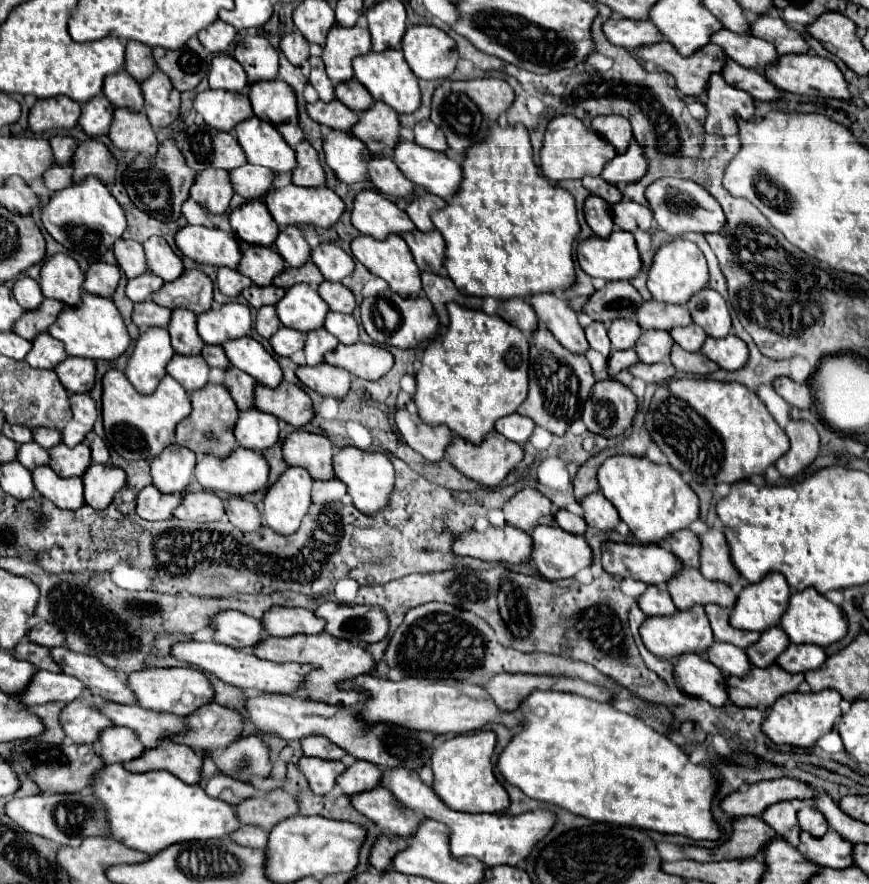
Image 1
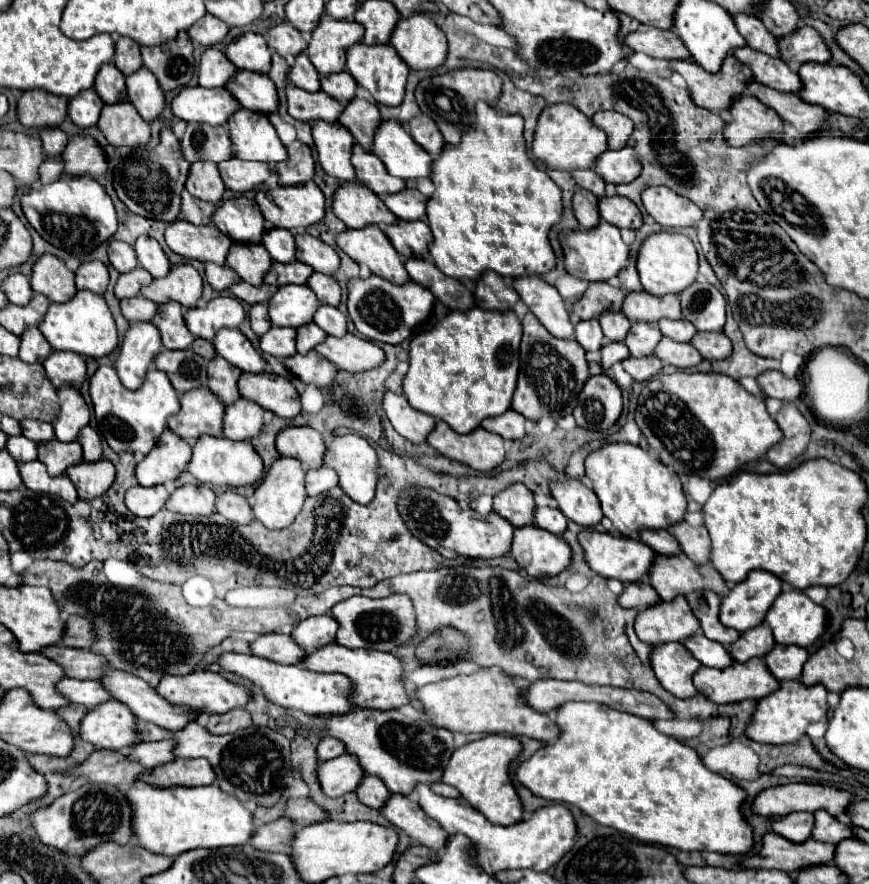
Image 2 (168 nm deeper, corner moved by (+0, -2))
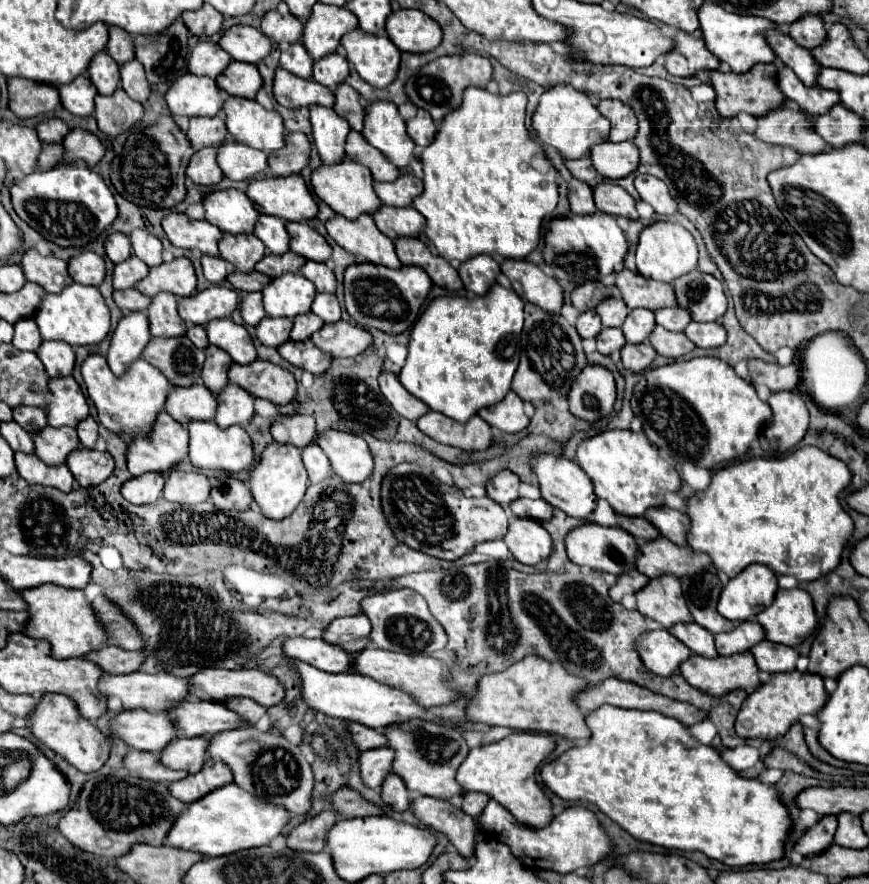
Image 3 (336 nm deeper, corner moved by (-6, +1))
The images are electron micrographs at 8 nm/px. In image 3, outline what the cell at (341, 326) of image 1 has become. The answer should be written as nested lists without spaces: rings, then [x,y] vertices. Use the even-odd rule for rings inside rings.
[[[316,294],[312,312],[320,316],[326,324],[334,324],[340,320],[340,304],[334,294]]]

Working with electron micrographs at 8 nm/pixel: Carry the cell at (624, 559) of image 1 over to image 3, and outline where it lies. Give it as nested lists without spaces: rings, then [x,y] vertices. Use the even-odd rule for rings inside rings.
[[[588,522],[580,528],[574,528],[566,536],[566,552],[568,558],[578,564],[578,566],[590,566],[600,572],[610,572],[610,574],[624,574],[636,568],[636,556],[638,556],[638,542],[634,536],[630,536],[622,528],[606,528],[594,522]]]

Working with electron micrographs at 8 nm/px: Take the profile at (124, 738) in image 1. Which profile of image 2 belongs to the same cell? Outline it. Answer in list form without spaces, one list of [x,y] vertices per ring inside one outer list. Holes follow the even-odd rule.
[[[164,739],[164,741],[156,741],[156,743],[142,741],[128,751],[128,757],[132,761],[138,761],[146,769],[152,769],[152,767],[160,767],[162,763],[176,759],[172,747],[176,747],[176,743],[172,743],[172,739]]]

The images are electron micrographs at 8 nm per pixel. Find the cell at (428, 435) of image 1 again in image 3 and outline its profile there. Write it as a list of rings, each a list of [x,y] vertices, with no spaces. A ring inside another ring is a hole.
[[[382,372],[382,376],[378,378],[378,382],[380,382],[380,390],[382,390],[382,394],[386,396],[386,400],[388,400],[388,402],[392,404],[392,408],[394,408],[400,416],[404,416],[406,420],[416,422],[418,418],[422,418],[424,414],[430,412],[430,408],[428,408],[422,400],[414,398],[414,396],[400,384],[400,380],[398,380],[394,374]]]

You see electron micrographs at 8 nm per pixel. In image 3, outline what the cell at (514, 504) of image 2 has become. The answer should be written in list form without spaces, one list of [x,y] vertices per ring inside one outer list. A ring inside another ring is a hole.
[[[502,470],[498,472],[486,486],[488,490],[488,496],[498,502],[500,506],[508,506],[512,504],[516,498],[520,498],[518,494],[518,488],[520,488],[520,478],[510,472],[510,470]]]

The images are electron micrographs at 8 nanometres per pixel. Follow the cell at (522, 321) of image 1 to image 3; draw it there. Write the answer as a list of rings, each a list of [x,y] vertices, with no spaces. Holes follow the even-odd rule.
[[[478,256],[478,260],[470,260],[470,264],[462,264],[458,268],[466,290],[472,290],[478,296],[488,294],[488,290],[496,284],[496,278],[502,274],[500,264],[492,256]]]

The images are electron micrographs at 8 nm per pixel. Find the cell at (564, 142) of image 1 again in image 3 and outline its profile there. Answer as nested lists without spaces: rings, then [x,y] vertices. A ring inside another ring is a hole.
[[[558,84],[546,90],[546,94],[542,94],[532,118],[532,128],[538,140],[542,144],[554,146],[562,154],[562,158],[578,160],[590,156],[592,146],[608,140],[610,122],[598,112],[596,106],[592,106],[590,98],[584,92],[566,84]]]

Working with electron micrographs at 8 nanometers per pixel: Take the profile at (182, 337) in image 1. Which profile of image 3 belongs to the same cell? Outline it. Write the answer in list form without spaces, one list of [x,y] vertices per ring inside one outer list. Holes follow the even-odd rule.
[[[162,292],[162,296],[154,296],[148,308],[150,332],[152,336],[162,338],[178,338],[184,336],[188,326],[178,316],[178,298],[174,294]]]

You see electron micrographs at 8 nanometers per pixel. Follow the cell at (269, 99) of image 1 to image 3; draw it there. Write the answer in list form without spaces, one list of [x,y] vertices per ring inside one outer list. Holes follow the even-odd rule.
[[[230,62],[226,72],[218,76],[218,86],[224,92],[248,100],[256,100],[256,92],[262,88],[262,84],[264,80],[258,74],[258,68],[246,62]]]

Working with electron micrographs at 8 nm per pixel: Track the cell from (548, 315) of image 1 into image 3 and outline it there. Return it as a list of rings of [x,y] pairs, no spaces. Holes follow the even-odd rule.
[[[504,260],[502,272],[510,278],[514,292],[520,298],[540,306],[546,312],[560,314],[560,308],[564,306],[564,294],[556,278],[546,276],[528,260]]]

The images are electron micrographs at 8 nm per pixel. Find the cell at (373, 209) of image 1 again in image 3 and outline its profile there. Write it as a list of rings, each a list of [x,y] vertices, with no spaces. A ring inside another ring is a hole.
[[[344,158],[340,164],[334,166],[320,166],[318,170],[314,170],[312,174],[312,186],[314,192],[340,216],[344,218],[358,218],[362,214],[374,214],[382,208],[380,198],[376,196],[374,188],[372,188],[372,174],[366,166],[362,164],[354,164],[348,158]]]

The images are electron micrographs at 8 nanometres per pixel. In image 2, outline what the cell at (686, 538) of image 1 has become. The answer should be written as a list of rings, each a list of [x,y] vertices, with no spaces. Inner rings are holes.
[[[660,529],[660,531],[638,531],[640,539],[644,543],[648,543],[648,547],[660,555],[674,555],[680,551],[676,539],[666,531],[666,529]]]

